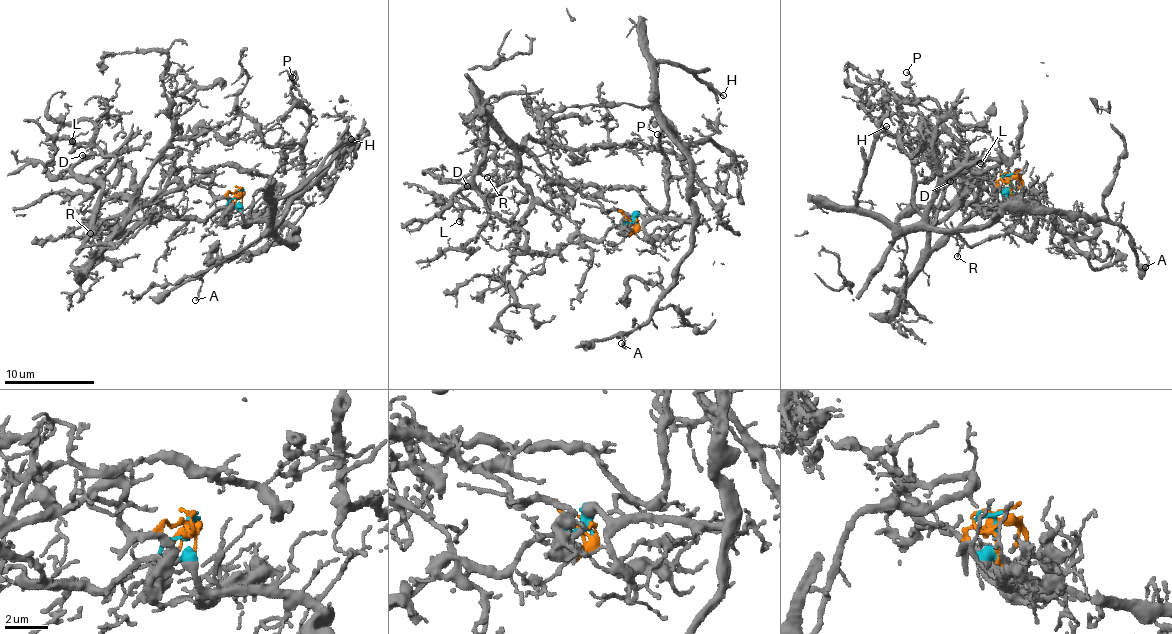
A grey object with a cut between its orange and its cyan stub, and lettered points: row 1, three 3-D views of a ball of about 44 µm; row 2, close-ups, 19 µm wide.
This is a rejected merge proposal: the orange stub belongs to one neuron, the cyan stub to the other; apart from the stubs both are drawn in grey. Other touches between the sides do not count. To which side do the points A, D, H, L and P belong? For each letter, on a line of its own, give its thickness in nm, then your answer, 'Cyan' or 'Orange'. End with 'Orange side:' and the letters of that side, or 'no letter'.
A: Thickness 130 nm. Cyan
D: Thickness 140 nm. Orange
H: Thickness 180 nm. Cyan
L: Thickness 130 nm. Orange
P: Thickness 120 nm. Cyan
Orange side: D, L

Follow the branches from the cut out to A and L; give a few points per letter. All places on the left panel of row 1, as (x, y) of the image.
A: (240, 189), (244, 214), (284, 220), (291, 233), (285, 241), (216, 263), (203, 276), (195, 300)
L: (240, 187), (159, 190), (124, 225), (135, 170), (92, 185), (73, 167), (89, 151), (72, 140)

